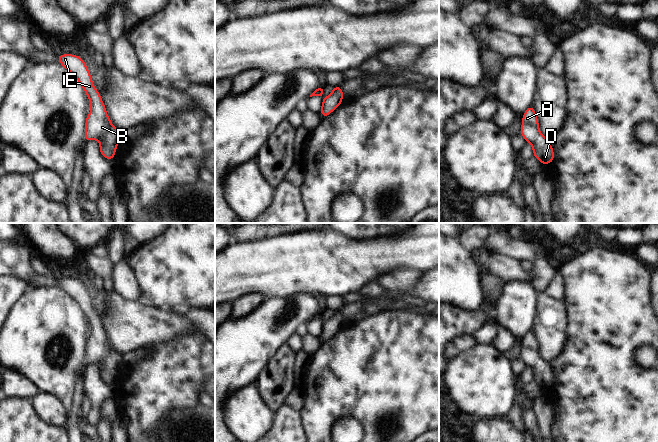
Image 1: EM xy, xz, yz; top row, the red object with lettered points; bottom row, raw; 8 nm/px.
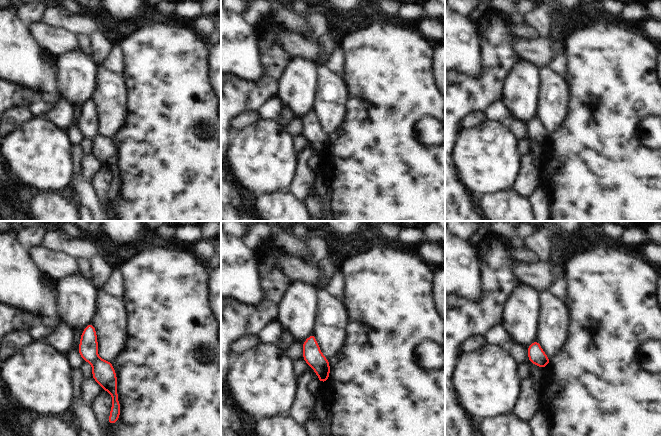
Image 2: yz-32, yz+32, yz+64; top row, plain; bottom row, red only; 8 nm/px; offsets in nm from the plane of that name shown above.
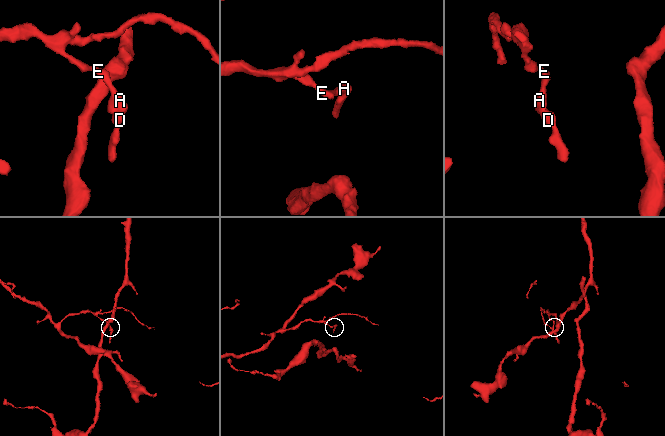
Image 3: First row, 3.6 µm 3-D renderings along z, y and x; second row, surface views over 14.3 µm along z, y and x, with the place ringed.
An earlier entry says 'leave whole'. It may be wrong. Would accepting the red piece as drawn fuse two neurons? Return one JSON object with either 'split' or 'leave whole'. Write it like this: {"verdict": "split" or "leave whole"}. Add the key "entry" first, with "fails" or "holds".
{"entry": "holds", "verdict": "leave whole"}

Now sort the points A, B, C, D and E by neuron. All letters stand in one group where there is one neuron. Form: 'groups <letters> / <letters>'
groups A B C D E

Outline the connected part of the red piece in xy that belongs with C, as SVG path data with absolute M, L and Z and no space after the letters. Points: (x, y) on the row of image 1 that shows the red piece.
M61 54L56 57L59 64L77 79L90 102L91 110L85 120L85 142L99 141L100 154L106 160L114 159L117 146L122 140L122 131L112 124L85 61L79 55L74 54Z

